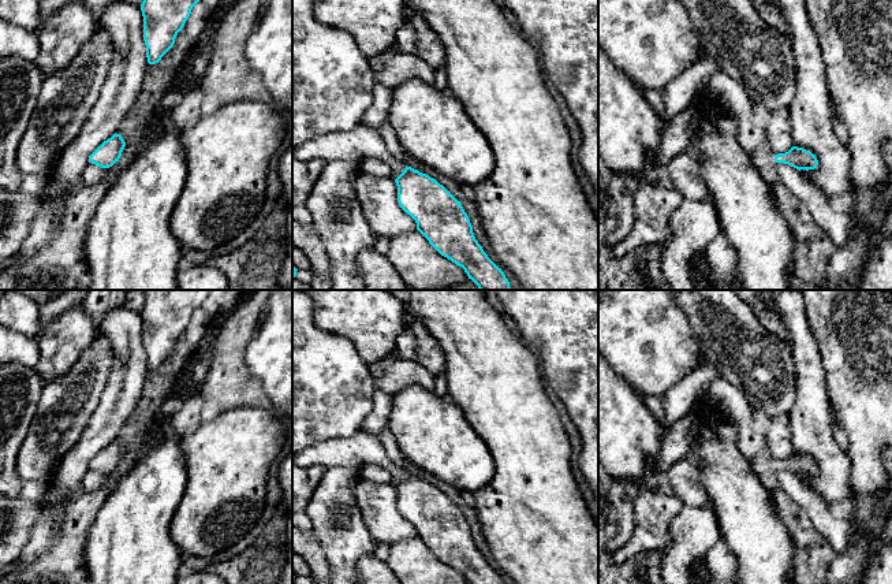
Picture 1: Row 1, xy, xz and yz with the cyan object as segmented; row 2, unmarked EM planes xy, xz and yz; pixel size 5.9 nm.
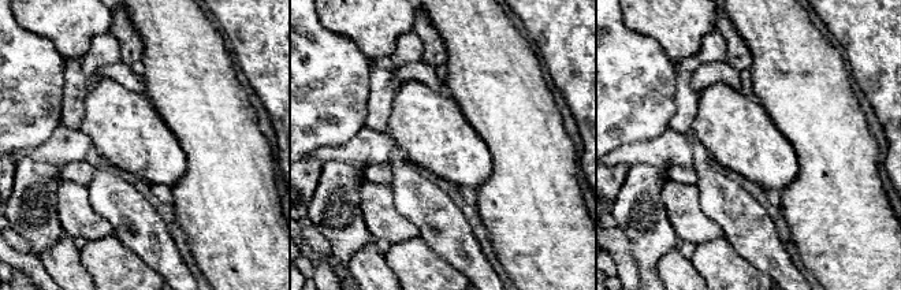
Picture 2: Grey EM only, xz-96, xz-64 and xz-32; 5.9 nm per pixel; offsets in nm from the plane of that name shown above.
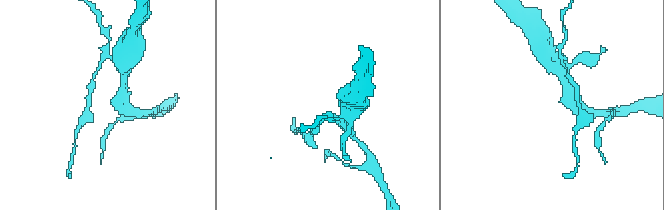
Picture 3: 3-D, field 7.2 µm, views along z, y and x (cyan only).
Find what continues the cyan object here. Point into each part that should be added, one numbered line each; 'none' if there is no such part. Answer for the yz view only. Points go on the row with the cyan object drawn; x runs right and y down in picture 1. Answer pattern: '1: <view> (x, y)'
1: yz (764, 160)

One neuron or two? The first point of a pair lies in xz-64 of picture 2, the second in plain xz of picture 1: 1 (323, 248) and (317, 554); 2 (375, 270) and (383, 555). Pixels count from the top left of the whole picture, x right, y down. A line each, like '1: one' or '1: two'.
1: one
2: two

